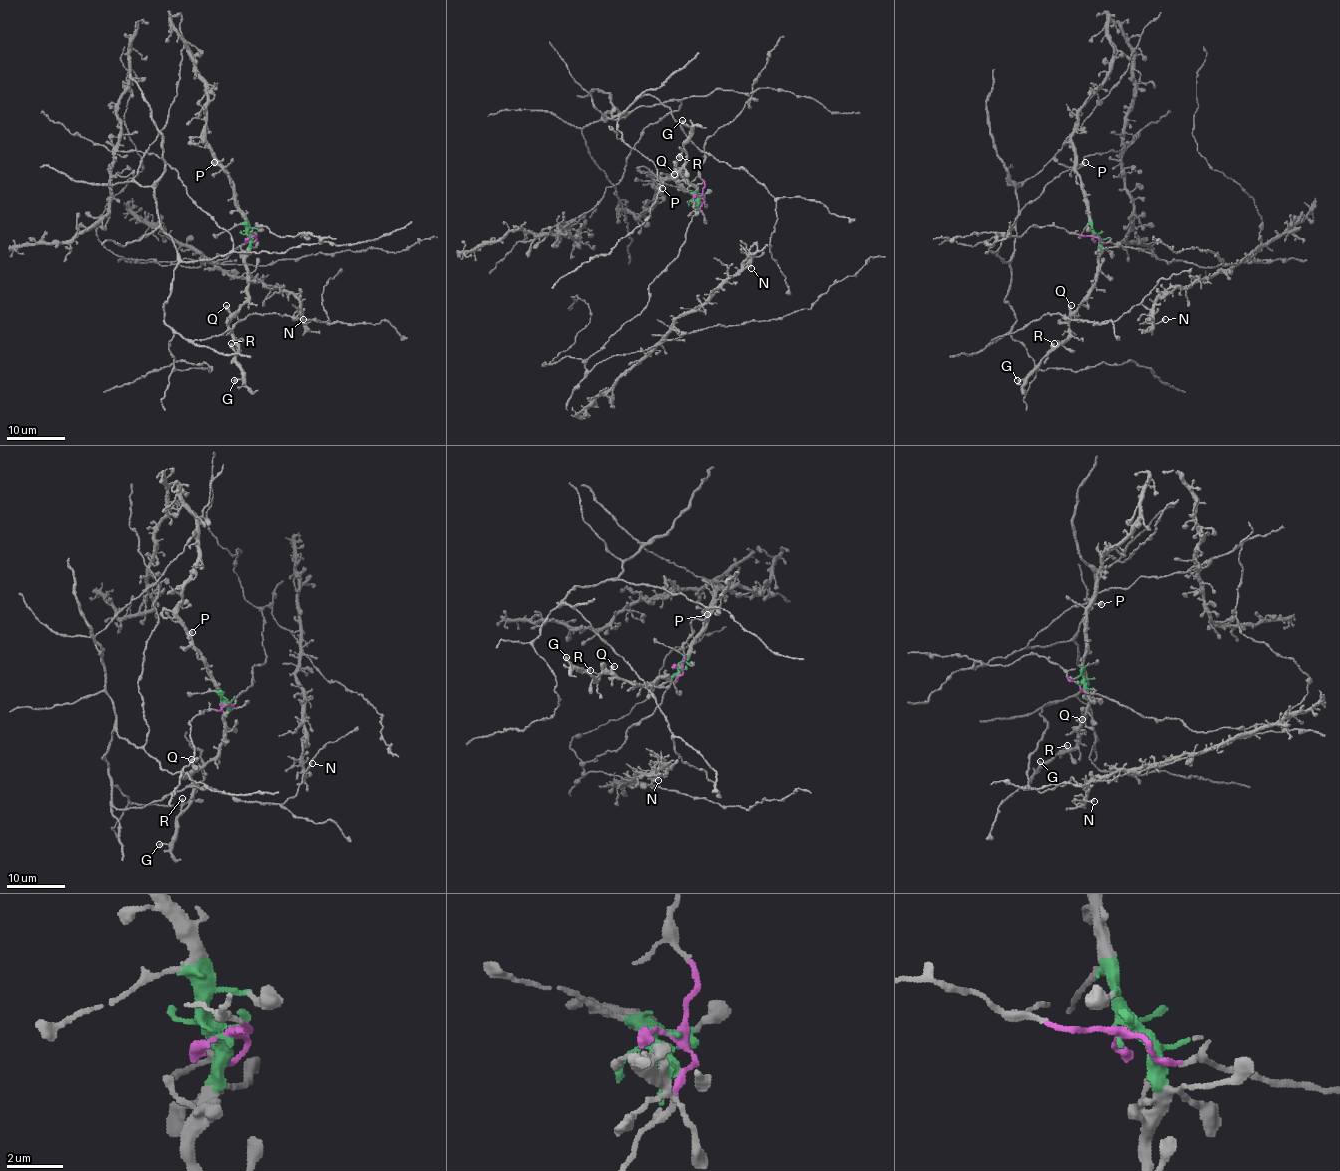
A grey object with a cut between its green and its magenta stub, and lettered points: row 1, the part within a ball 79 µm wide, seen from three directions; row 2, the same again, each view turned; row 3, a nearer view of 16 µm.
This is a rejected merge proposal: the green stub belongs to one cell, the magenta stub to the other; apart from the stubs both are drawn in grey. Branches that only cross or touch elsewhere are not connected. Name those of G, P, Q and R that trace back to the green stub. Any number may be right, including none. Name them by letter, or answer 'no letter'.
G, P, Q, R

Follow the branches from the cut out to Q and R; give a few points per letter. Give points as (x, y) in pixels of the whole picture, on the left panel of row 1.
Q: (251, 236), (246, 258), (248, 299), (232, 313), (226, 305)
R: (251, 236), (245, 260), (248, 299), (232, 318), (229, 332), (236, 341), (236, 351), (230, 343)

